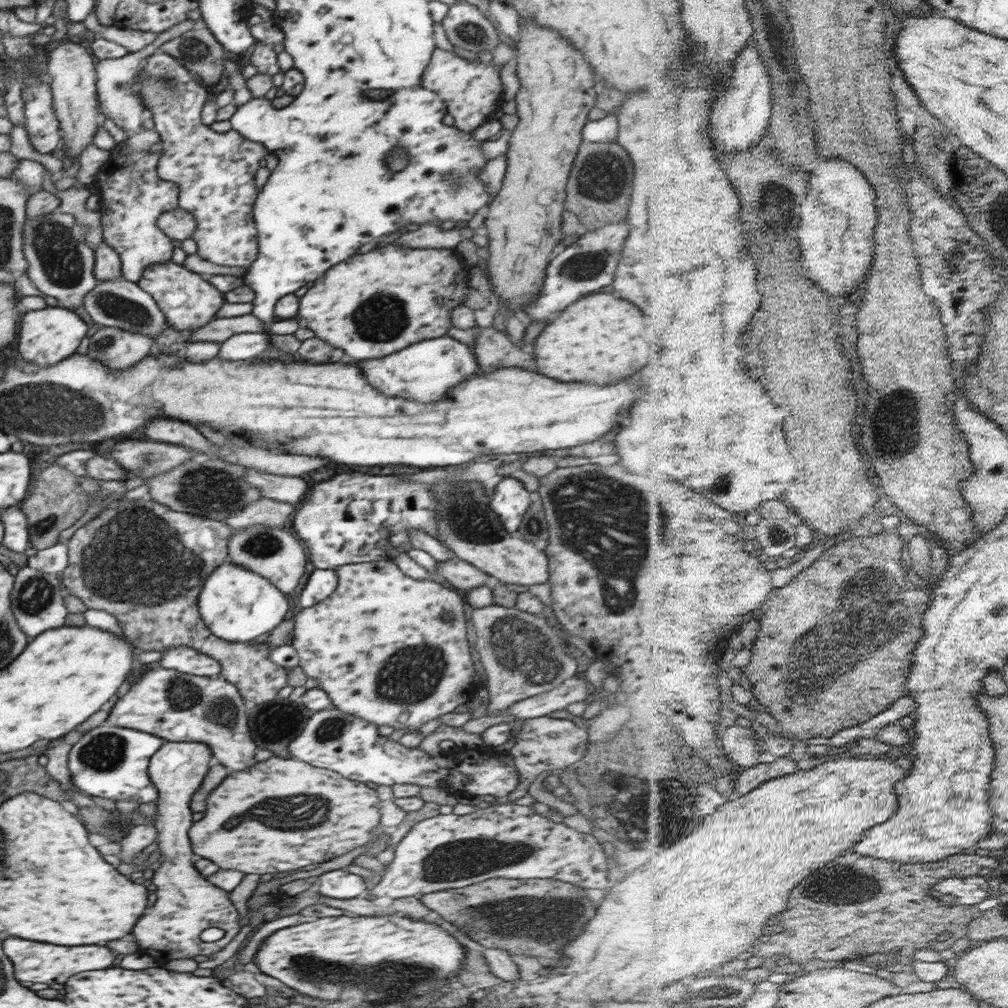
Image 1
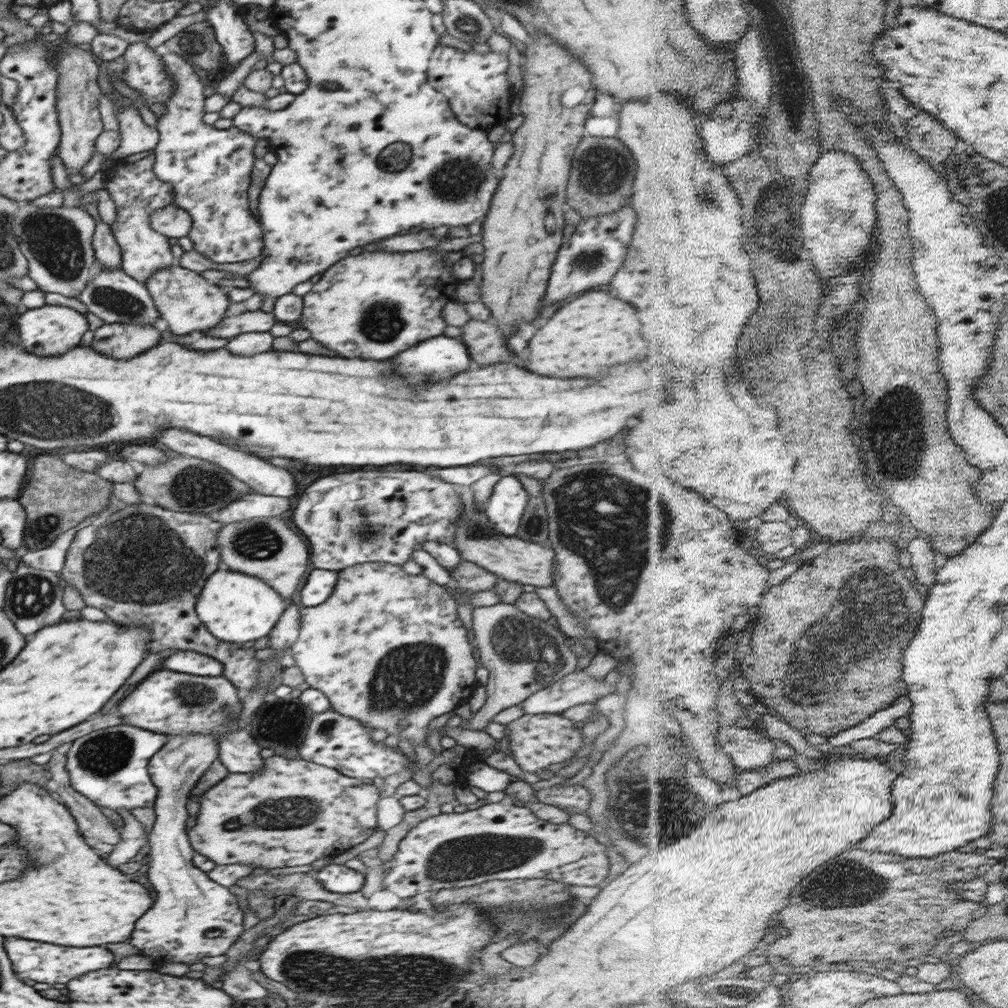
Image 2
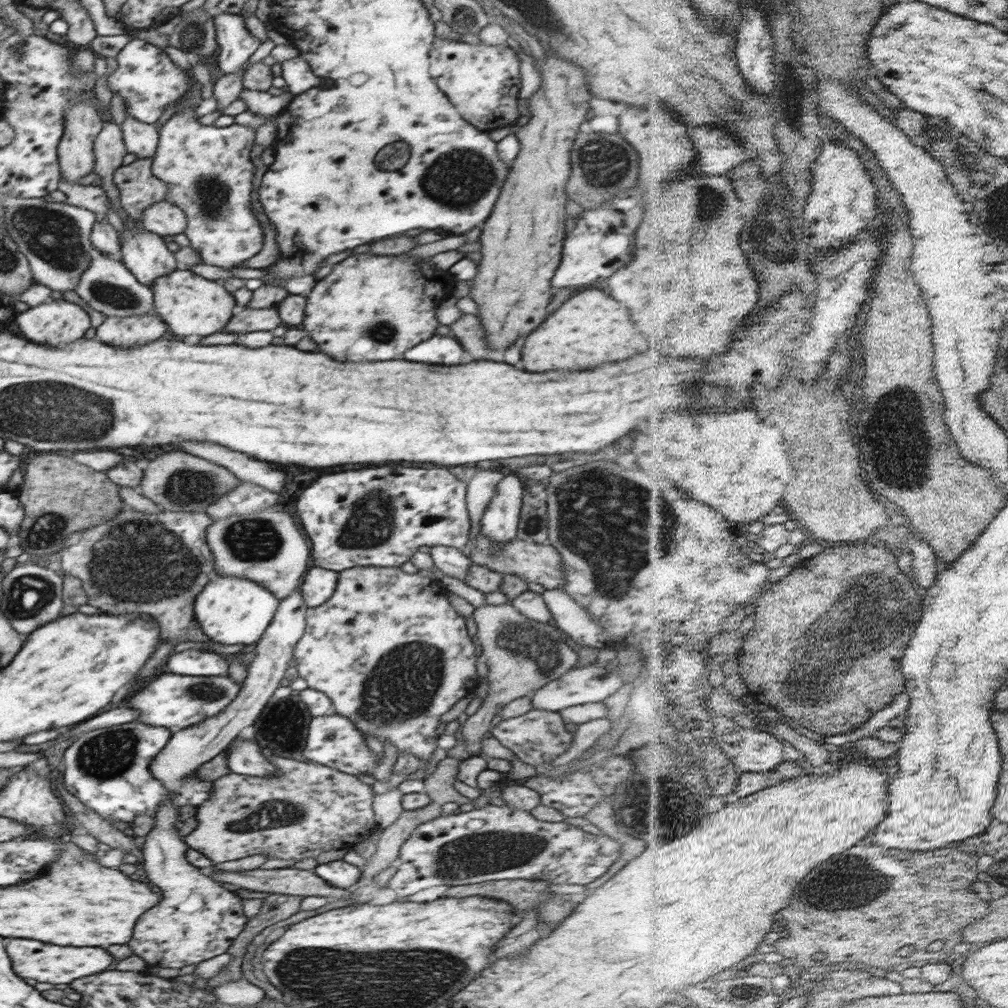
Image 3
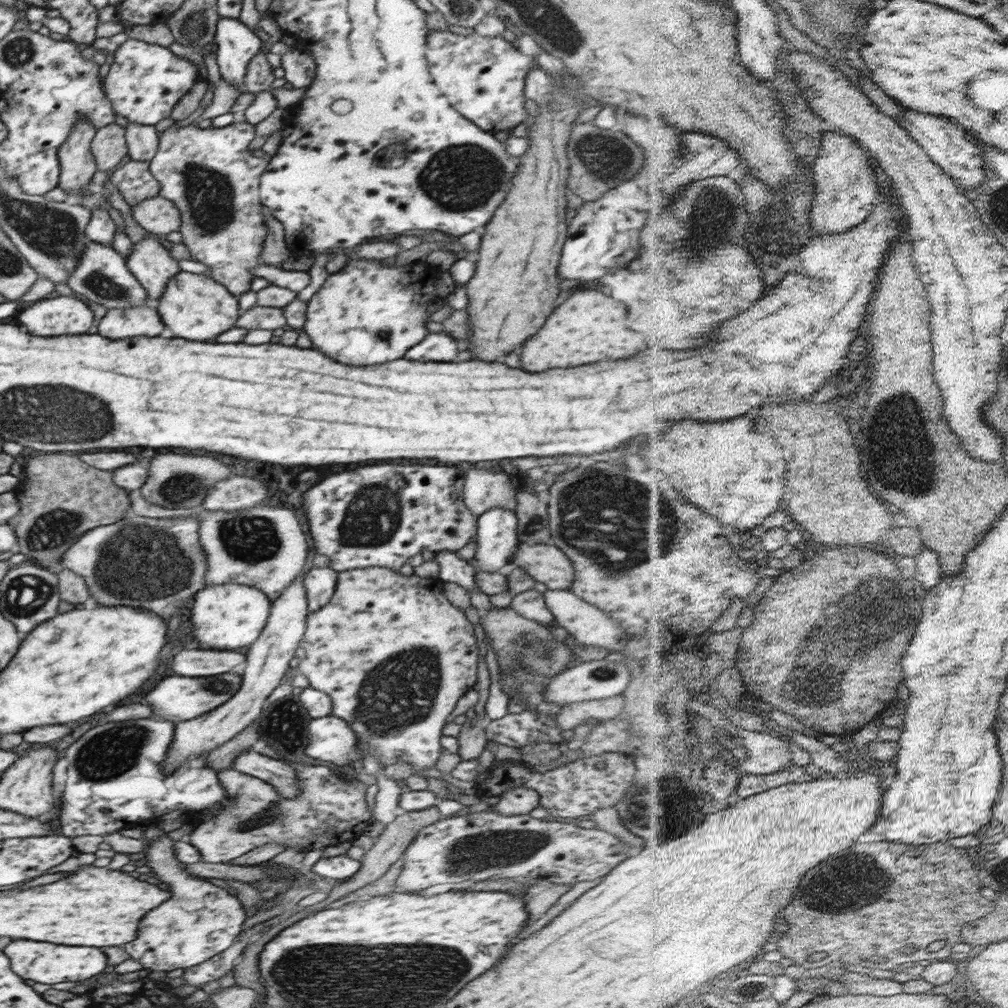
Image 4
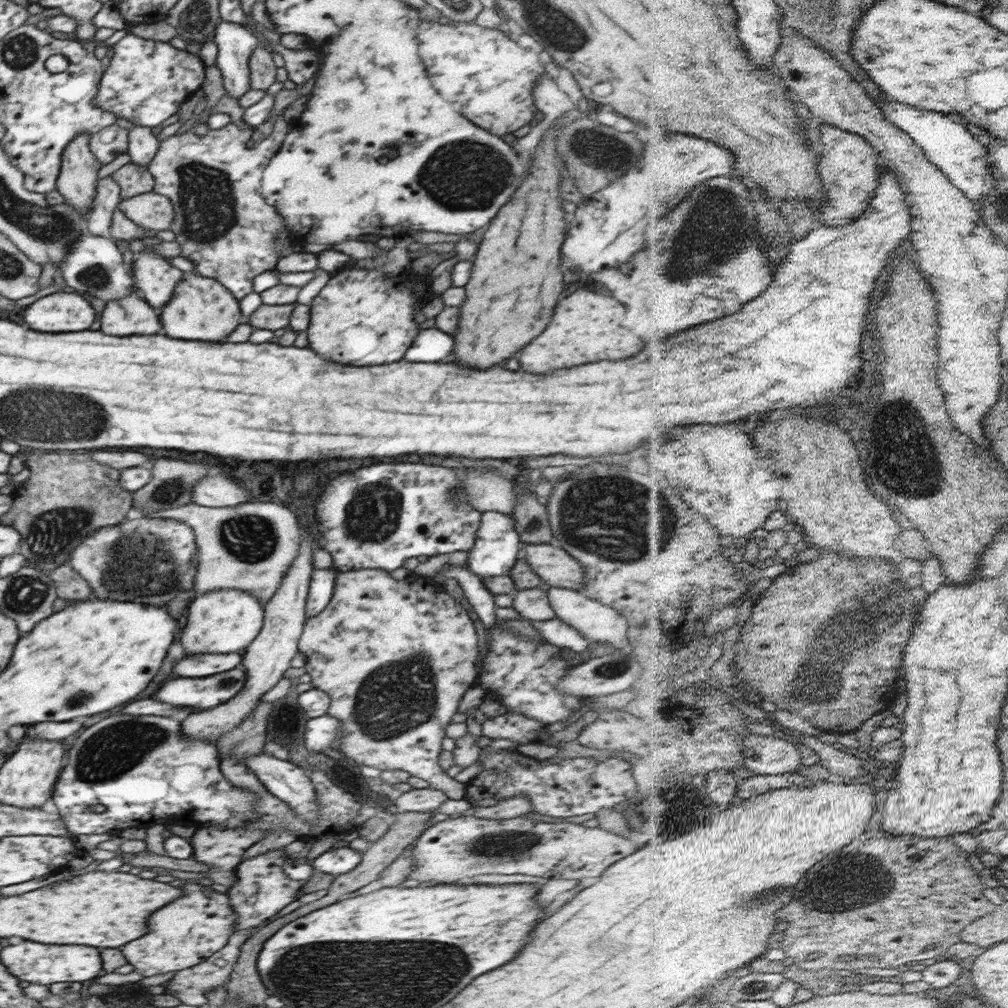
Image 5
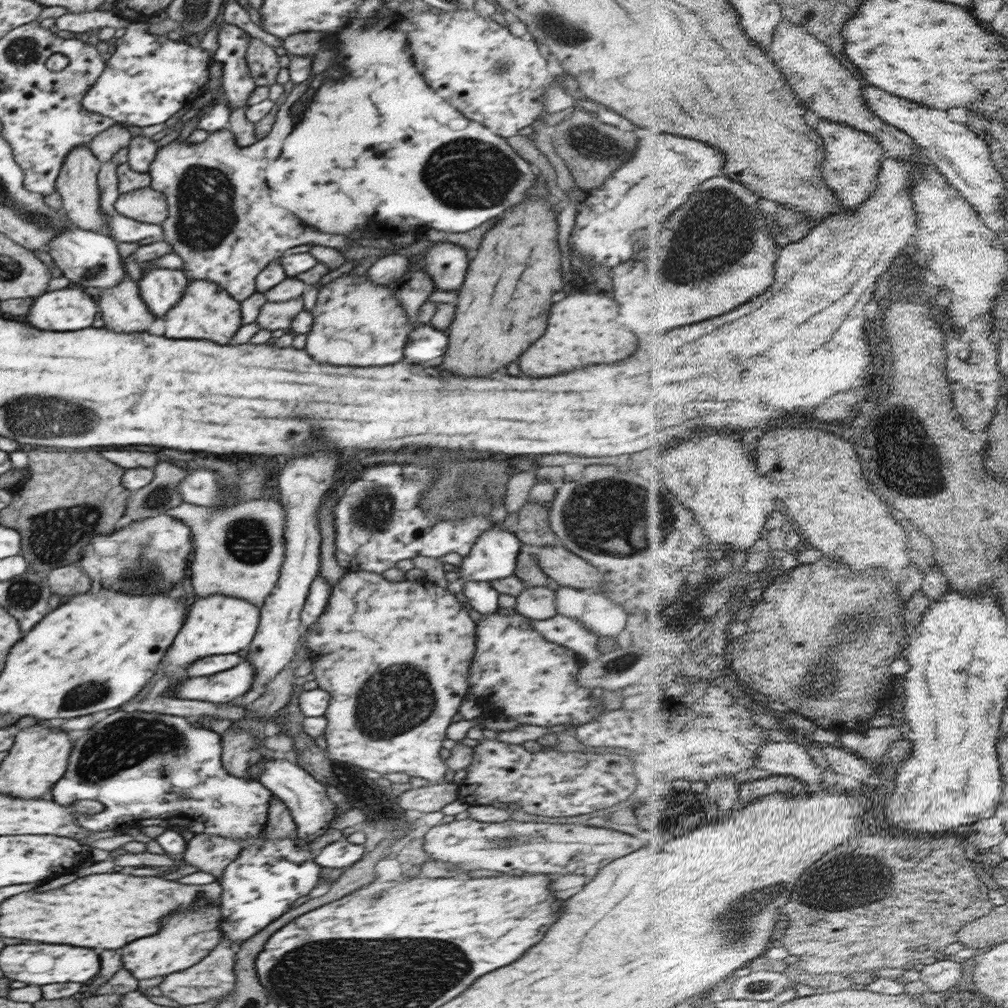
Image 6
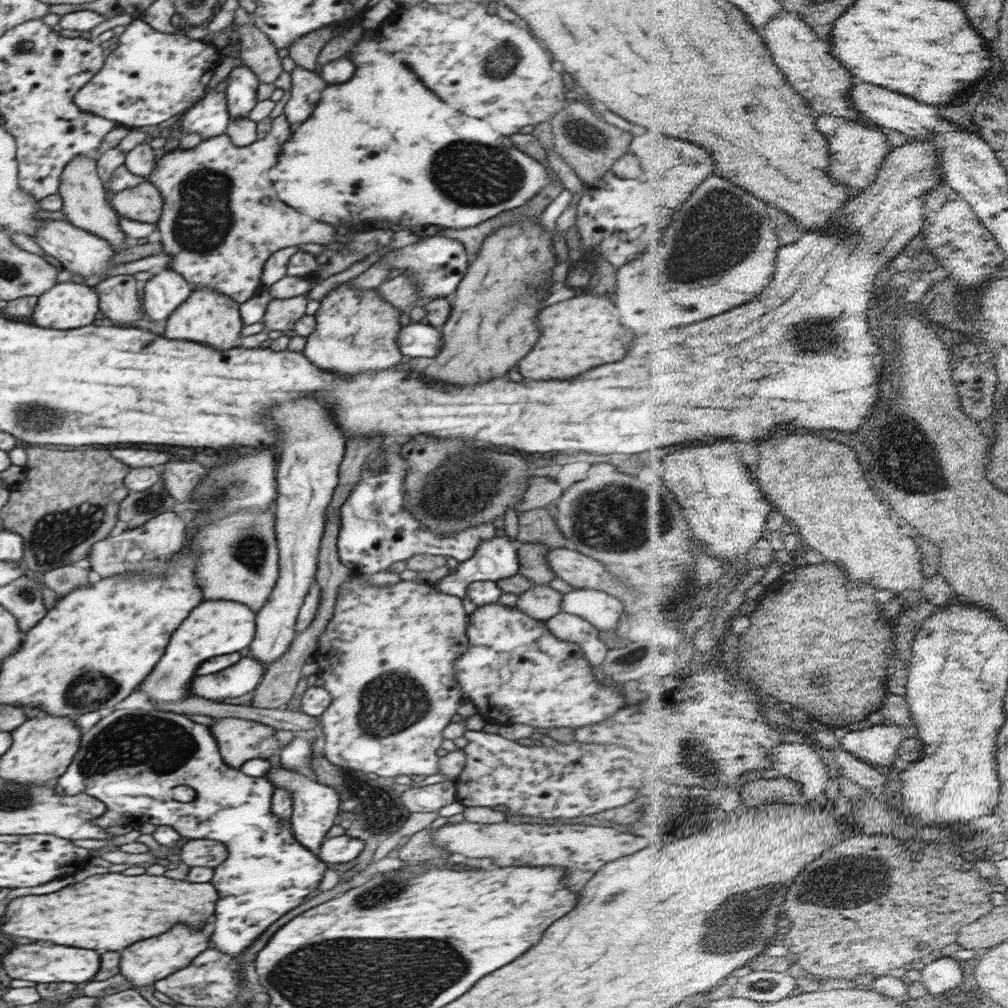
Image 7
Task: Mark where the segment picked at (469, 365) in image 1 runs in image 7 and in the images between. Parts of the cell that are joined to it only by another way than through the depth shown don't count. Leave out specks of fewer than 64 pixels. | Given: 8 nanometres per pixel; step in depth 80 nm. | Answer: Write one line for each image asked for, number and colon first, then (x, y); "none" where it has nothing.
2: (441, 357)
3: (437, 350)
4: (437, 347)
5: (431, 345)
6: (425, 343)
7: (420, 340)

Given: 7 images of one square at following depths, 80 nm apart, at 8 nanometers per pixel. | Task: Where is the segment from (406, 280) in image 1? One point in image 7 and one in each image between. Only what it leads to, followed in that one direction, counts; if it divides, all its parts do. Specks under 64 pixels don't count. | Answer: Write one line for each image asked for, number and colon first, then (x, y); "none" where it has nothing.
2: (372, 306)
3: (351, 320)
4: (366, 313)
5: (361, 318)
6: (356, 322)
7: (356, 330)

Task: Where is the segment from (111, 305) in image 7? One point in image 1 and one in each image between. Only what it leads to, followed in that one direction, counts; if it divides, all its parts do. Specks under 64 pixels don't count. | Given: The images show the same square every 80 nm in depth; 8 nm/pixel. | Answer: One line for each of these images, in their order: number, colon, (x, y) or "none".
1: (118, 349)
2: (119, 340)
3: (125, 332)
4: (144, 320)
5: (132, 314)
6: (123, 310)

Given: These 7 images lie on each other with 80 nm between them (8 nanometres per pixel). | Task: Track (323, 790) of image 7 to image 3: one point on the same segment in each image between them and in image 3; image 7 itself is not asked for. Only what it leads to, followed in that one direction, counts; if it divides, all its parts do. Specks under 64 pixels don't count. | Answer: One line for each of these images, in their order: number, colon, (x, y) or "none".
3: (243, 757)
4: (274, 771)
5: (284, 778)
6: (310, 807)

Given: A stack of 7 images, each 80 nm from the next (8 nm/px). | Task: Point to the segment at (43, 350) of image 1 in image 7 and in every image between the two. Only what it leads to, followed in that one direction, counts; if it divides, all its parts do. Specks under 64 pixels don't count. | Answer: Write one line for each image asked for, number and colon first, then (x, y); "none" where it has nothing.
2: (51, 330)
3: (55, 323)
4: (54, 316)
5: (63, 312)
6: (70, 309)
7: (71, 304)

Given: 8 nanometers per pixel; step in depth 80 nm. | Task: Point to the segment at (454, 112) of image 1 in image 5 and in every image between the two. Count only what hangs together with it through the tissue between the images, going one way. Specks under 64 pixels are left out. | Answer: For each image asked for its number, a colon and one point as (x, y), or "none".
2: (476, 86)
3: (483, 82)
4: (484, 77)
5: (486, 75)

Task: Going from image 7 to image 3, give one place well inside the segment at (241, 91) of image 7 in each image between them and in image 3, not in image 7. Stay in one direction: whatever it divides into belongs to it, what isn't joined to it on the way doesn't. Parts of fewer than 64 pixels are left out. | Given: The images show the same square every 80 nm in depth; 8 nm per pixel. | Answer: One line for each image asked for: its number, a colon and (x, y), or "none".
3: (236, 43)
4: (235, 45)
5: (235, 42)
6: (238, 84)

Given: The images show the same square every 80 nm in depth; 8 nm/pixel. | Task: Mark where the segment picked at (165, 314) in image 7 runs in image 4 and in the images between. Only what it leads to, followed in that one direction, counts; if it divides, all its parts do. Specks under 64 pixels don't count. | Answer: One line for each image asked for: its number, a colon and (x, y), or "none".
4: (150, 262)
5: (156, 278)
6: (161, 288)

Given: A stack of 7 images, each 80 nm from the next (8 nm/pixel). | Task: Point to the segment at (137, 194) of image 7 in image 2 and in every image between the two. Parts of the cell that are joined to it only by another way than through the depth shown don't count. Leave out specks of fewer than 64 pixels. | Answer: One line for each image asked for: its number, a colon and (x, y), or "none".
2: (174, 222)
3: (163, 218)
4: (158, 215)
5: (150, 210)
6: (147, 205)

